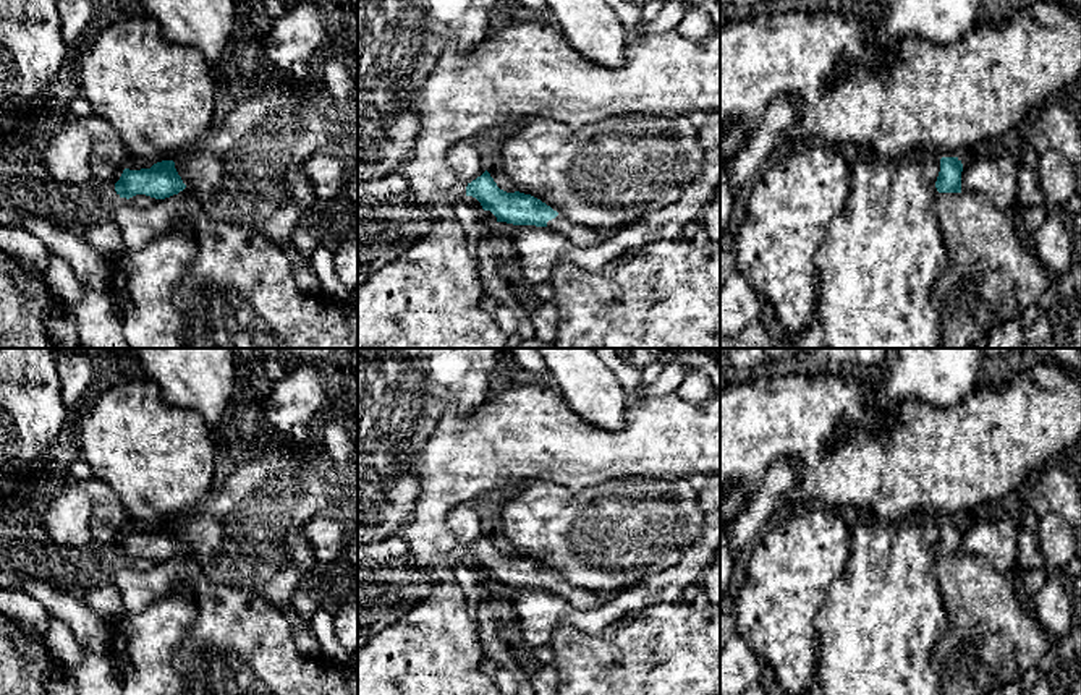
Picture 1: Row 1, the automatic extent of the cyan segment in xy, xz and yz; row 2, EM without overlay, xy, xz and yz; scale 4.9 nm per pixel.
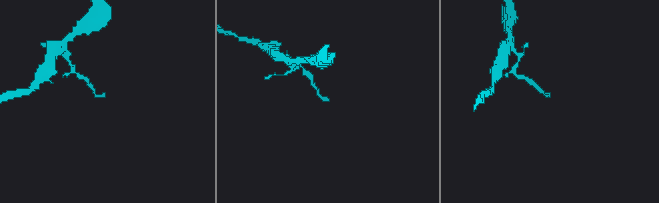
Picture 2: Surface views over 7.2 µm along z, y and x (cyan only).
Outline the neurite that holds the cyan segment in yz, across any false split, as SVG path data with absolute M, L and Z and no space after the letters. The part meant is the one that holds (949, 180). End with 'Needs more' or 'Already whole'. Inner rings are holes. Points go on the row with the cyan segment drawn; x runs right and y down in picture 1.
M942 157L940 172L935 181L939 193L961 193L963 164L958 157Z. Already whole

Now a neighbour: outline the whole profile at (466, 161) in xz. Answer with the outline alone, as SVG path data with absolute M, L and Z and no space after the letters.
M468 141L456 143L447 152L447 162L455 170L458 181L466 185L485 172L482 160L481 149L471 146Z

